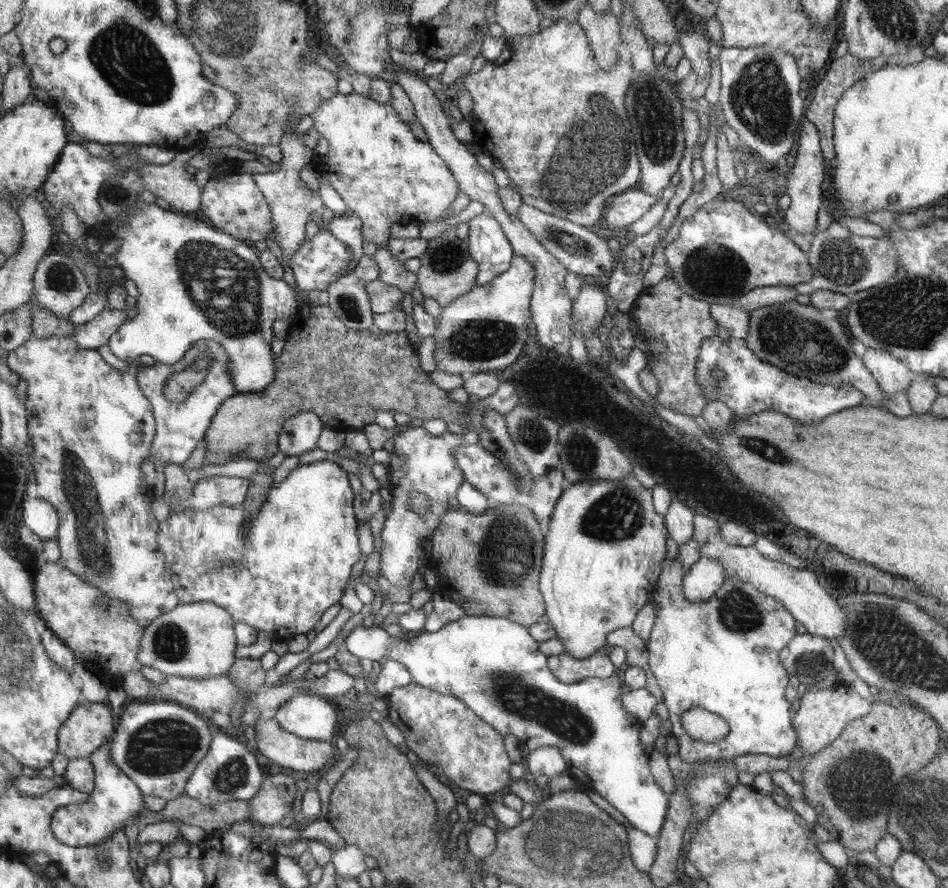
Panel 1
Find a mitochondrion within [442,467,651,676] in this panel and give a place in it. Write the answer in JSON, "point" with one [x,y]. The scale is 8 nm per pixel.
{"point":[506,551]}

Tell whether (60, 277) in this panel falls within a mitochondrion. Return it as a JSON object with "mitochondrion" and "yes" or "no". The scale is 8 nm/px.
{"mitochondrion":"yes"}

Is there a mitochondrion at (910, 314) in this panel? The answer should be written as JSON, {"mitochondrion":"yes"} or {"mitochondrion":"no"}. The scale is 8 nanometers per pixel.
{"mitochondrion":"yes"}

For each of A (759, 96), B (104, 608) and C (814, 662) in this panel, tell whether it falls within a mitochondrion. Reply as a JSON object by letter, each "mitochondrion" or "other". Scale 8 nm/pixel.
{"A":"mitochondrion","B":"mitochondrion","C":"mitochondrion"}

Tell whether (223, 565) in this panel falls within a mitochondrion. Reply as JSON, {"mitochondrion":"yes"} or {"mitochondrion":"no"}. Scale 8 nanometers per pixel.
{"mitochondrion":"yes"}

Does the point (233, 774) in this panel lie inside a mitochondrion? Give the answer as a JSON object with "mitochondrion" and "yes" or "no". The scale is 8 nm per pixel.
{"mitochondrion":"yes"}

